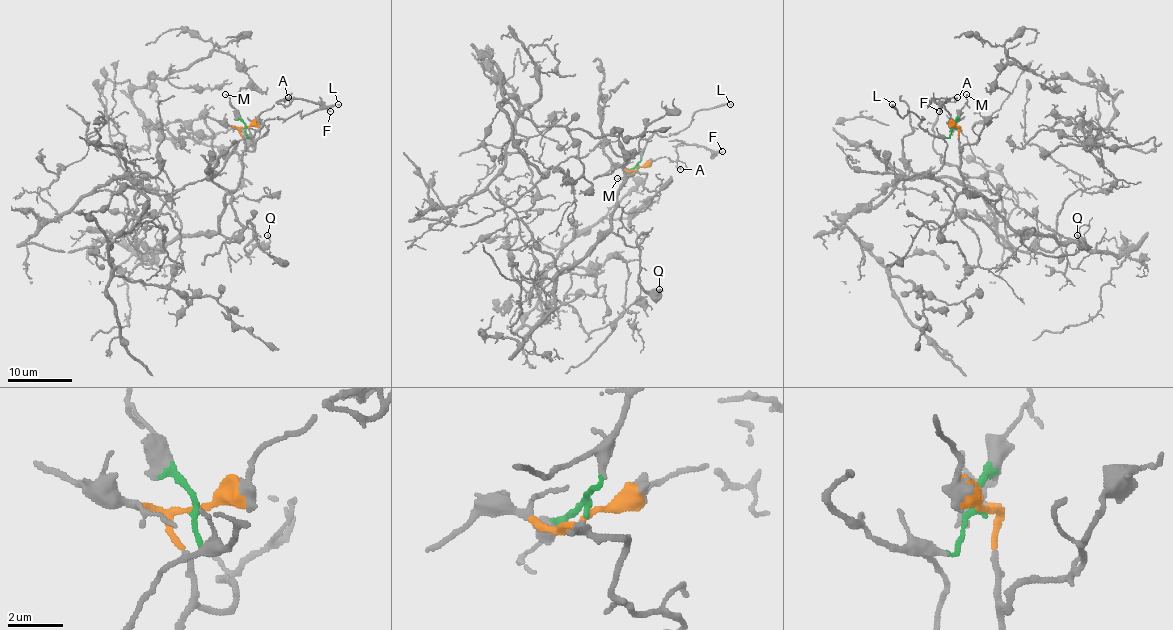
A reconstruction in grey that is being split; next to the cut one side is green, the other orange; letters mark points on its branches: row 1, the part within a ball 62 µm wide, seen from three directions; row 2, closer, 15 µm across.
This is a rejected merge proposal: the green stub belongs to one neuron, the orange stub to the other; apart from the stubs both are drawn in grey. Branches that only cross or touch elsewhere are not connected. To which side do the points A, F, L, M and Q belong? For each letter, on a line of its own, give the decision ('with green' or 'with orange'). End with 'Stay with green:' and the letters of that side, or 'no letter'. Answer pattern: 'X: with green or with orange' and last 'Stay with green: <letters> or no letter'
A: with orange
F: with orange
L: with green
M: with green
Q: with orange
Stay with green: L, M

